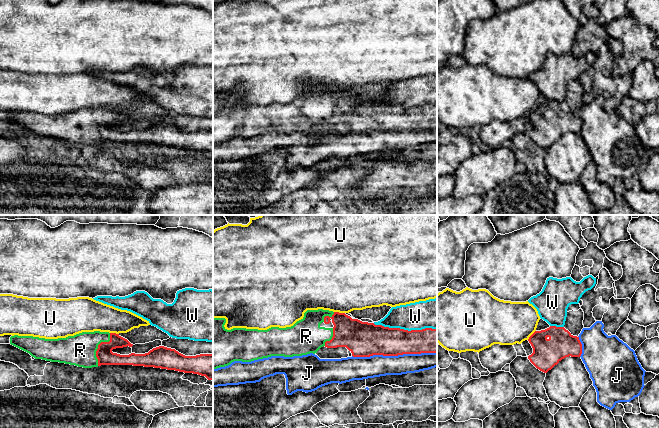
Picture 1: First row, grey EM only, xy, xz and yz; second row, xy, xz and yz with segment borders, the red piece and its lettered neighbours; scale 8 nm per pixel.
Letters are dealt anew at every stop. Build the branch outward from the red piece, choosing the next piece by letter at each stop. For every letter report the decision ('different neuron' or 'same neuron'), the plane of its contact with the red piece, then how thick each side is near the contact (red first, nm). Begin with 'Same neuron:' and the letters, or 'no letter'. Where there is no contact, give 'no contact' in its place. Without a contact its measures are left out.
Same neuron: R
J: different neuron; contact in xz; calibres 260 and 180 nm
R: same neuron; contact in xy; calibres 140 and 260 nm
U: different neuron; contact in xz; calibres 260 and 500 nm
W: different neuron; contact in xz; calibres 240 and 220 nm

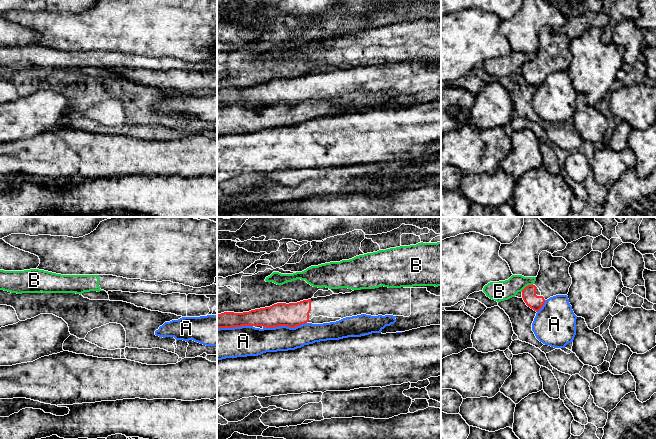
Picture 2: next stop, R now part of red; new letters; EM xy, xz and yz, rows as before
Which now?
Same neuron: no letter
A: different neuron; contact in xz; calibres 190 and 200 nm
B: different neuron; contact in yz; calibres 120 and 160 nm

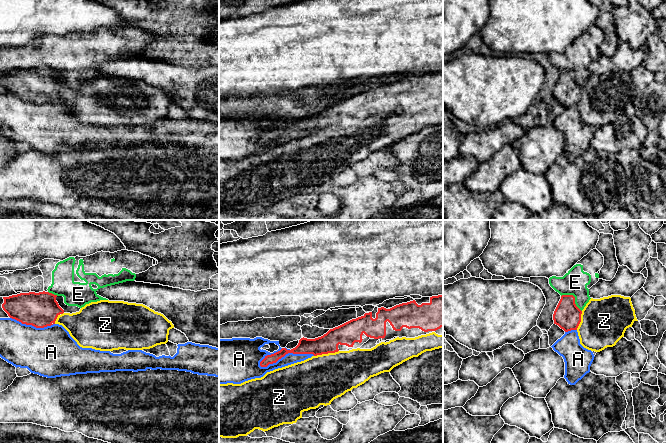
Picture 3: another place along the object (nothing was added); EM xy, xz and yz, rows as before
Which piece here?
Same neuron: Z
A: different neuron; contact in xz; calibres 130 and 140 nm
E: different neuron; contact in yz; calibres 220 and 200 nm
Z: same neuron; contact in xz; calibres 180 and 380 nm

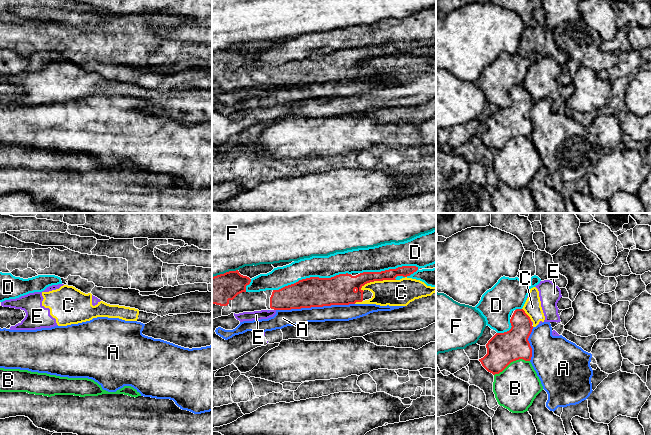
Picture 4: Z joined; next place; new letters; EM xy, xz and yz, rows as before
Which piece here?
Same neuron: no letter
A: different neuron; contact in xz; calibres 240 and 130 nm
B: different neuron; contact in yz; calibres 260 and 340 nm
C: different neuron; contact in xz; calibres 160 and 220 nm
D: different neuron; contact in xz; calibres 240 and 180 nm
E: different neuron; contact in yz; calibres 240 and 20 nm
F: different neuron; contact in xz; calibres 220 and 420 nm

